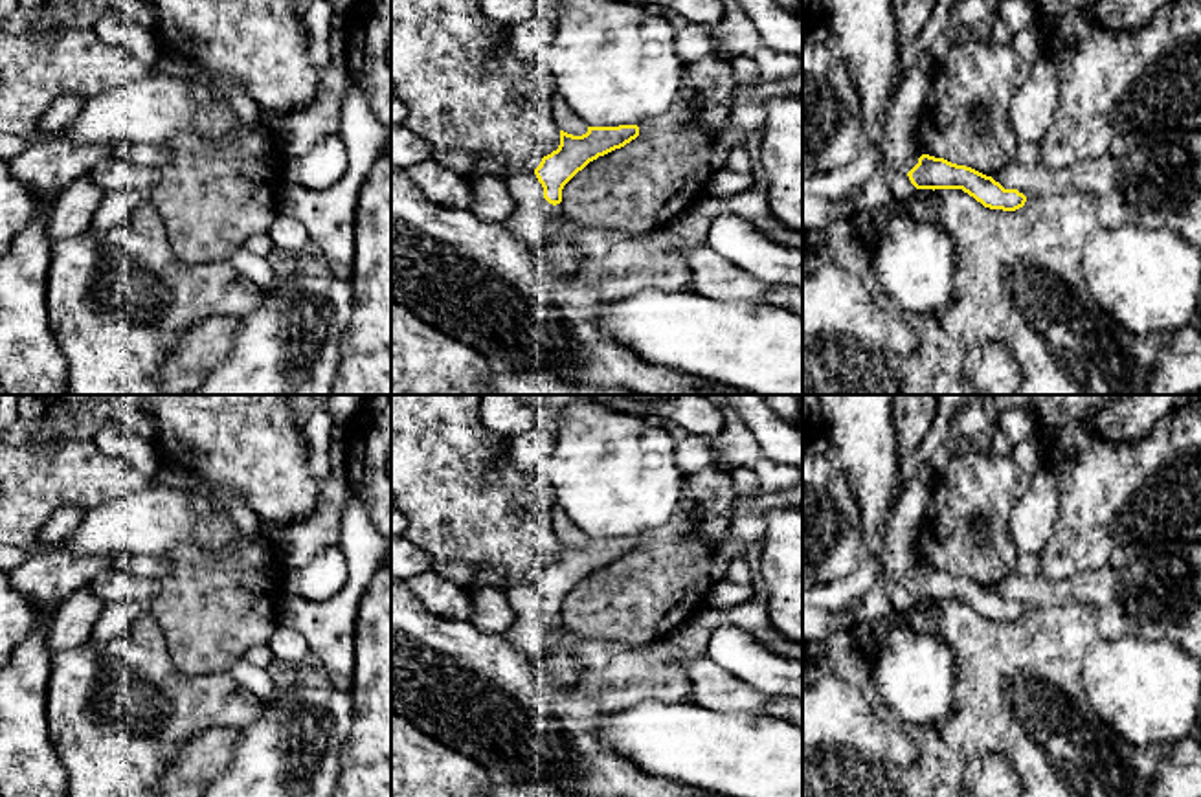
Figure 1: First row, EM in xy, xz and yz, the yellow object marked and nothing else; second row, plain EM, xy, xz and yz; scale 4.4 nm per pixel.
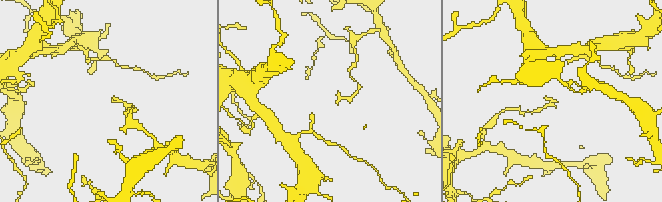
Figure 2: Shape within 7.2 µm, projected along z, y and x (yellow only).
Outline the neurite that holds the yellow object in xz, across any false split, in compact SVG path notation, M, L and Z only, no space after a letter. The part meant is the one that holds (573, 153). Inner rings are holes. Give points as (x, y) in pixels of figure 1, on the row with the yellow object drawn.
M637 125L588 127L582 136L560 130L560 145L533 173L507 180L514 200L507 226L527 246L540 246L549 211L562 202L564 185L589 162L639 136Z

